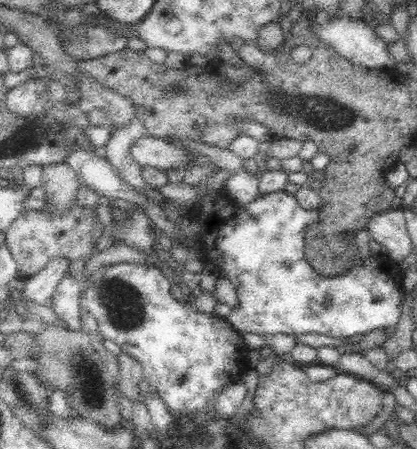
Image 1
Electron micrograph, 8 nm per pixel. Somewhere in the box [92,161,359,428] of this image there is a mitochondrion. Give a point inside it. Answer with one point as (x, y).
(120, 303)

